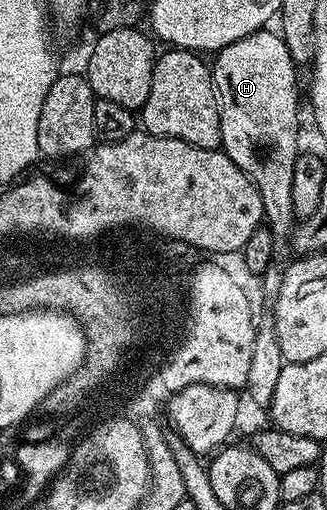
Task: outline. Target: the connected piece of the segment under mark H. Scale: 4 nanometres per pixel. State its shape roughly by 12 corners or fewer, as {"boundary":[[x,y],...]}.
{"boundary":[[258,29],[214,54],[222,152],[275,238],[261,289],[293,257],[297,66]]}

